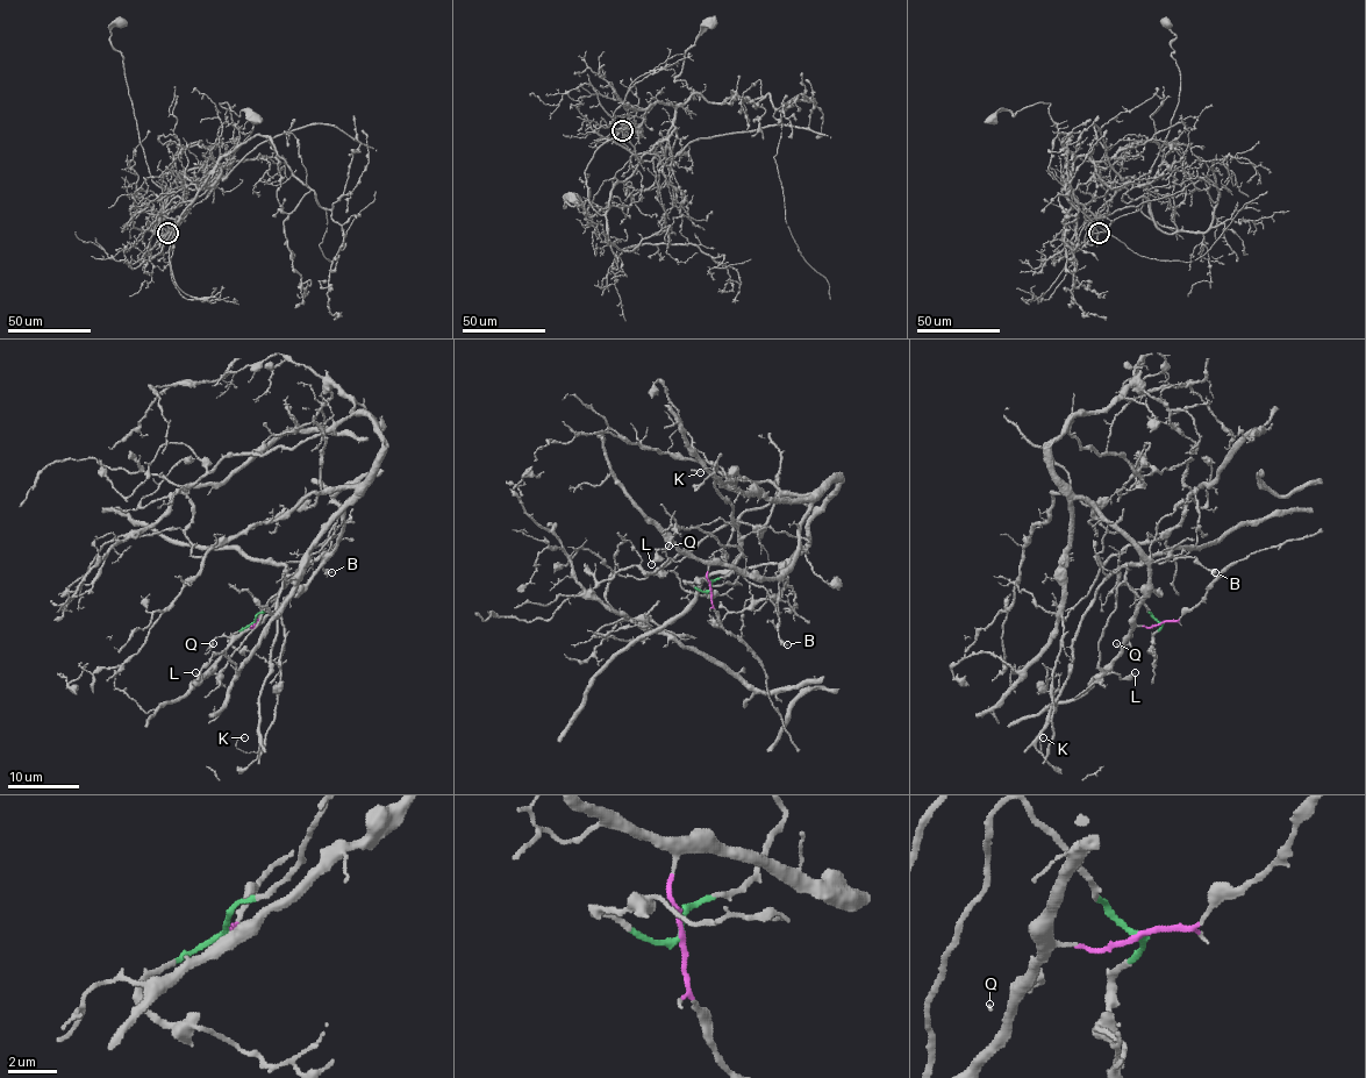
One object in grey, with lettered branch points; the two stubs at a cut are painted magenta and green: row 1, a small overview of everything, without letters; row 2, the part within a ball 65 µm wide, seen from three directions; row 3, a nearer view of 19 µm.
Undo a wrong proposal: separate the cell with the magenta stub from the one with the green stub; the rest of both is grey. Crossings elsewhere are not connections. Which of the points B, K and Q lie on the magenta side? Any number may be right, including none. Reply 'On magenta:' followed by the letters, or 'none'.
On magenta: Q

